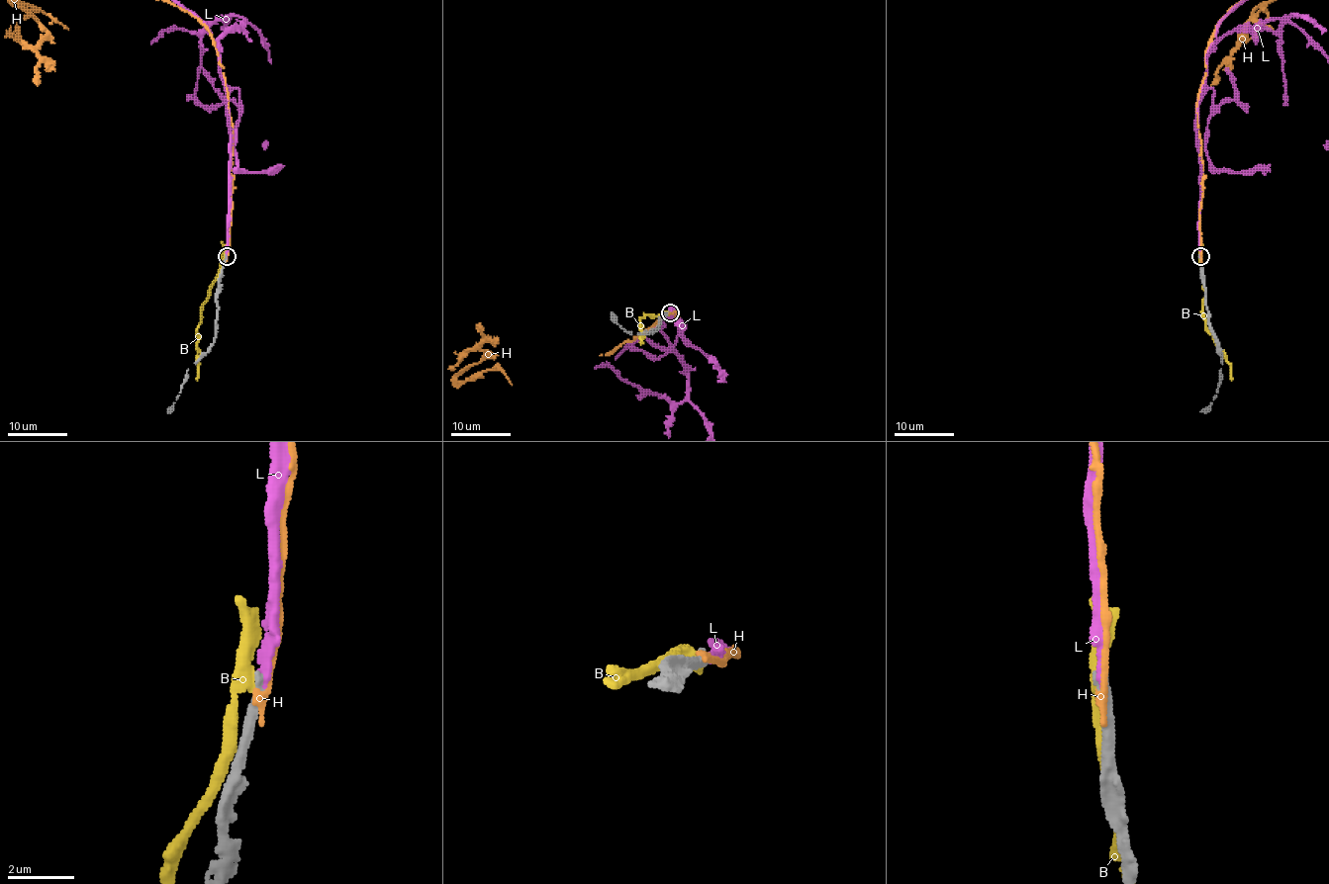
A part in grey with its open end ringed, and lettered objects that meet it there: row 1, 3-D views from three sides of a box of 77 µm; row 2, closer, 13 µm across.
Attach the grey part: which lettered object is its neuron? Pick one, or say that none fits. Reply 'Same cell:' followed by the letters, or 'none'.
Same cell: L

